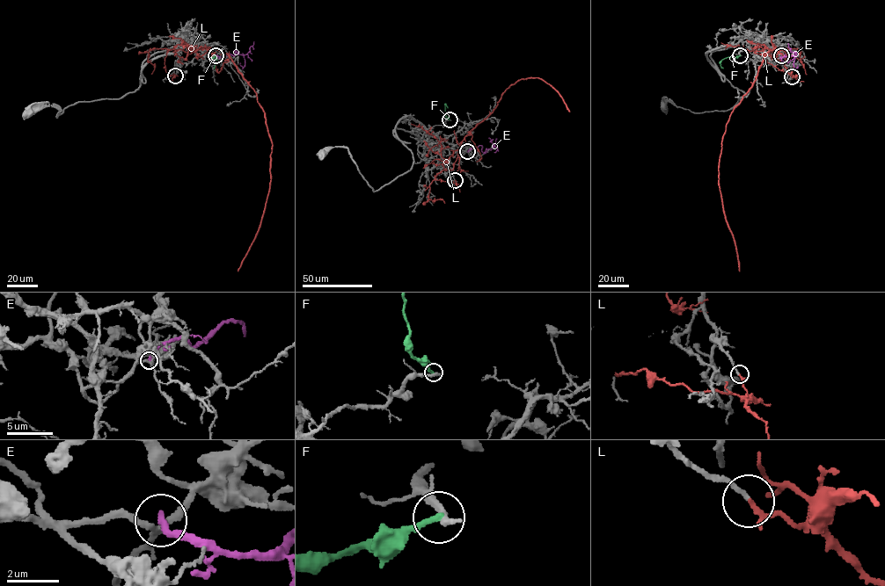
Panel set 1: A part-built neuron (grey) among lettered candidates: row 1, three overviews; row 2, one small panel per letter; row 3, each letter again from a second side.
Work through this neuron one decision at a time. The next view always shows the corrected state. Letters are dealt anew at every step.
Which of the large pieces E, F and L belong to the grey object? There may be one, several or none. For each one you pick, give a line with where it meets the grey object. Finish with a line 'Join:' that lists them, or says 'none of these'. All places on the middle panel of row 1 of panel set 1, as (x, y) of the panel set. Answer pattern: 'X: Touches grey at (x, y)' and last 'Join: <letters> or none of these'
Join: none of these

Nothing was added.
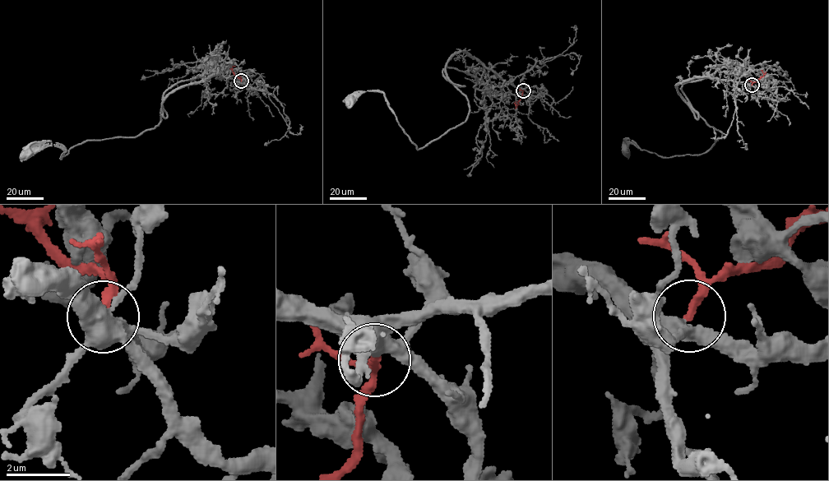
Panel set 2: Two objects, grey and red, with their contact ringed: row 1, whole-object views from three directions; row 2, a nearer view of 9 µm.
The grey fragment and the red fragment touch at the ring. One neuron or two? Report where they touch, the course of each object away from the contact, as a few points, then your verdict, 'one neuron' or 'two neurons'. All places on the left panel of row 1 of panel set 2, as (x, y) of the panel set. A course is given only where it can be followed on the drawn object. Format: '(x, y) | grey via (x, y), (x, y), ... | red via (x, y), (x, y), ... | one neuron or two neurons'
(241, 80) | grey via (241, 81), (215, 75), (181, 85), (157, 125), (134, 136), (90, 140), (61, 159), (53, 145), (27, 151) | red via (241, 80), (232, 71), (235, 66) | one neuron

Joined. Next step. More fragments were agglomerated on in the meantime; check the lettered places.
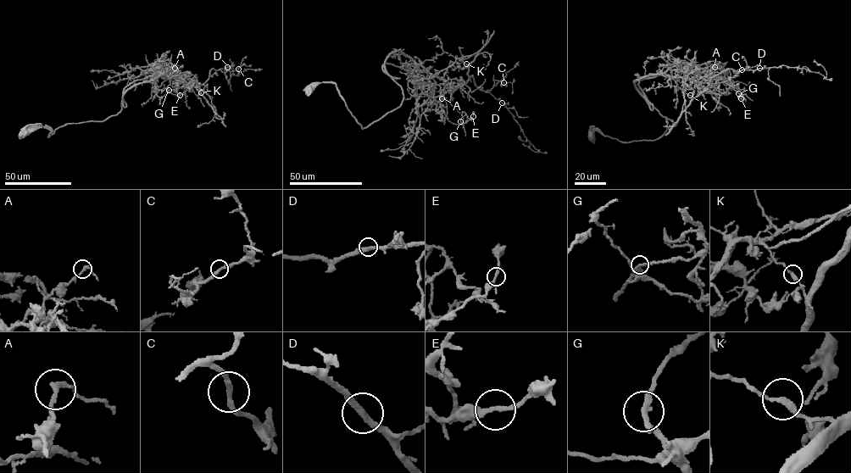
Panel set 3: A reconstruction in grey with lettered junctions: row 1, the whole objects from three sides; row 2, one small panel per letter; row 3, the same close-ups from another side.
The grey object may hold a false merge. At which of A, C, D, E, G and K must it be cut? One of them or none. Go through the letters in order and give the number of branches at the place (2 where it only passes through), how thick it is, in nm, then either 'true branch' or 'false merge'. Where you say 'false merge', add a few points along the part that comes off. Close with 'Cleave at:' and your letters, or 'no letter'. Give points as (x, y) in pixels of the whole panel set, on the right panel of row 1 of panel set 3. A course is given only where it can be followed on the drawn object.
A: branches 2; calibre 240 nm; true branch
C: branches 2; calibre 220 nm; true branch
D: branches 2; calibre 320 nm; true branch
E: branches 2; calibre 240 nm; true branch
G: branches 2; calibre 240 nm; true branch
K: branches 2; calibre 280 nm; false merge; course (690, 95), (699, 95), (711, 79), (729, 69), (786, 65), (826, 77), (824, 67), (814, 59)
Cleave at: K

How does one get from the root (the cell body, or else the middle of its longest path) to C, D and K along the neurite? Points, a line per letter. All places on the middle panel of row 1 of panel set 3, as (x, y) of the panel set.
C: (308, 91), (333, 83), (364, 128), (402, 101), (386, 63), (421, 86), (503, 82)
D: (308, 91), (333, 83), (362, 128), (402, 101), (386, 63), (421, 86), (461, 86), (472, 75), (502, 102)
K: (308, 91), (333, 83), (365, 128), (402, 101), (385, 67), (391, 54), (433, 75), (465, 63)

